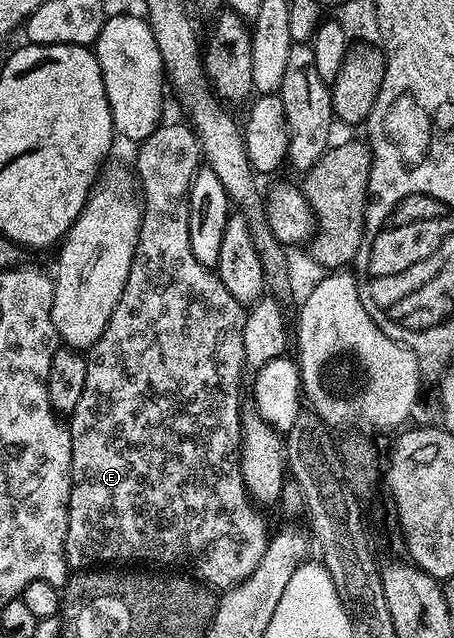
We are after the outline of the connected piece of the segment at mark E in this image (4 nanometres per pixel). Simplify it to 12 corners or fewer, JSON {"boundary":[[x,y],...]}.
{"boundary":[[199,139],[139,142],[130,275],[67,422],[69,570],[216,591],[248,314],[190,251]]}

